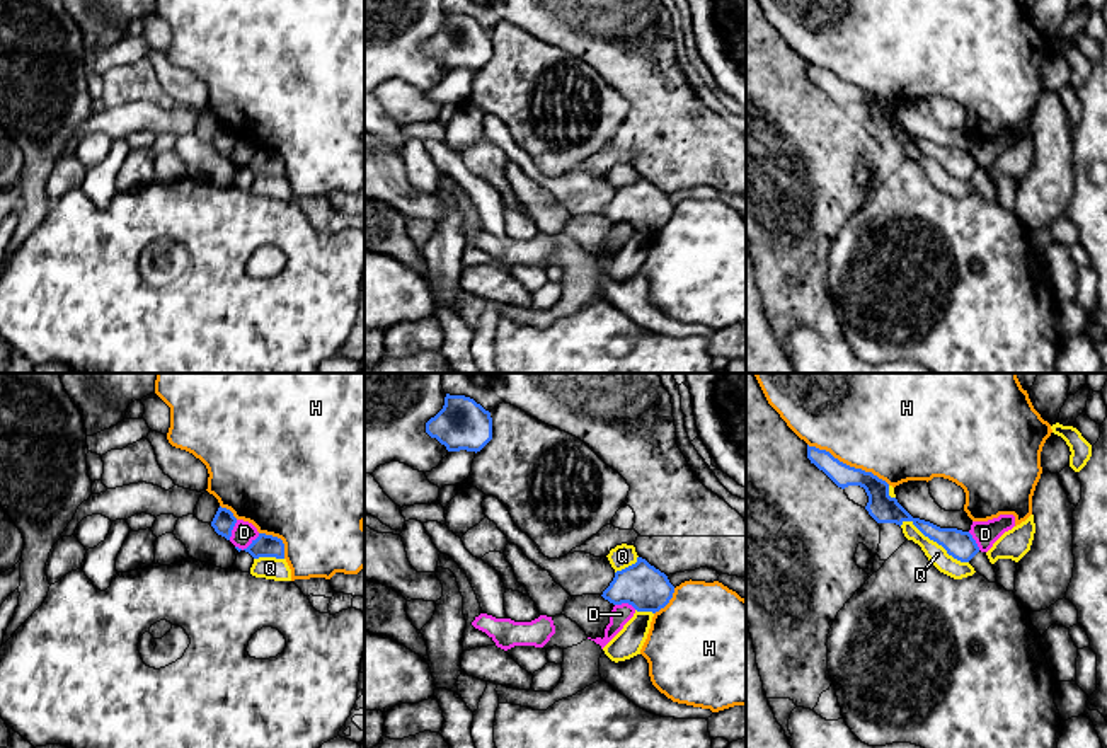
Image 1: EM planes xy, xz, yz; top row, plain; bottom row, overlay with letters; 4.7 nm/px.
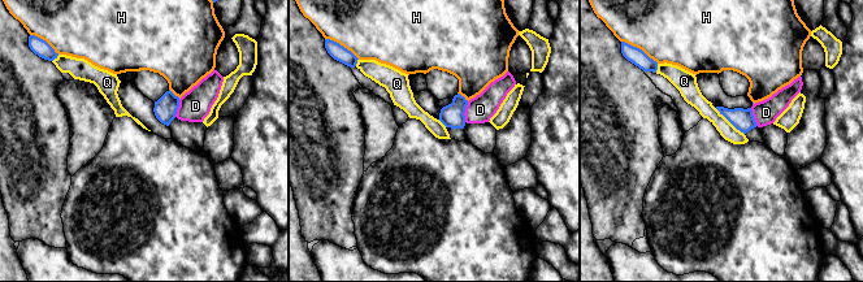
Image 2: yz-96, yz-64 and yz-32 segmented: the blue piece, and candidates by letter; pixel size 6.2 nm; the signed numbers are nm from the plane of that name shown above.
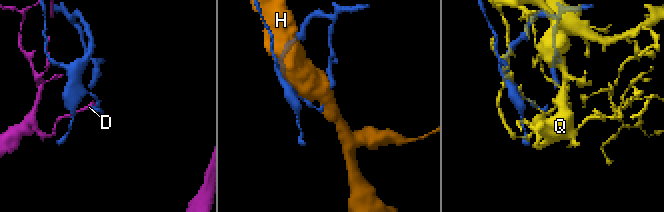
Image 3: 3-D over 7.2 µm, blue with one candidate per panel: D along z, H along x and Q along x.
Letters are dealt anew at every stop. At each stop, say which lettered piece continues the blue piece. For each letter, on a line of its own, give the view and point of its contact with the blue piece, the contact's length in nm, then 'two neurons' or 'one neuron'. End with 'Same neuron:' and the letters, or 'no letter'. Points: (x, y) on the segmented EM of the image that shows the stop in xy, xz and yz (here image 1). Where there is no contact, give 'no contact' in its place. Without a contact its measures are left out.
D: meets blue in xy at (249, 546); contact 140 nm long; two neurons
H: meets blue in yz at (848, 466); contact 440 nm long; two neurons
Q: meets blue in yz at (935, 540); contact 380 nm long; two neurons
Same neuron: no letter

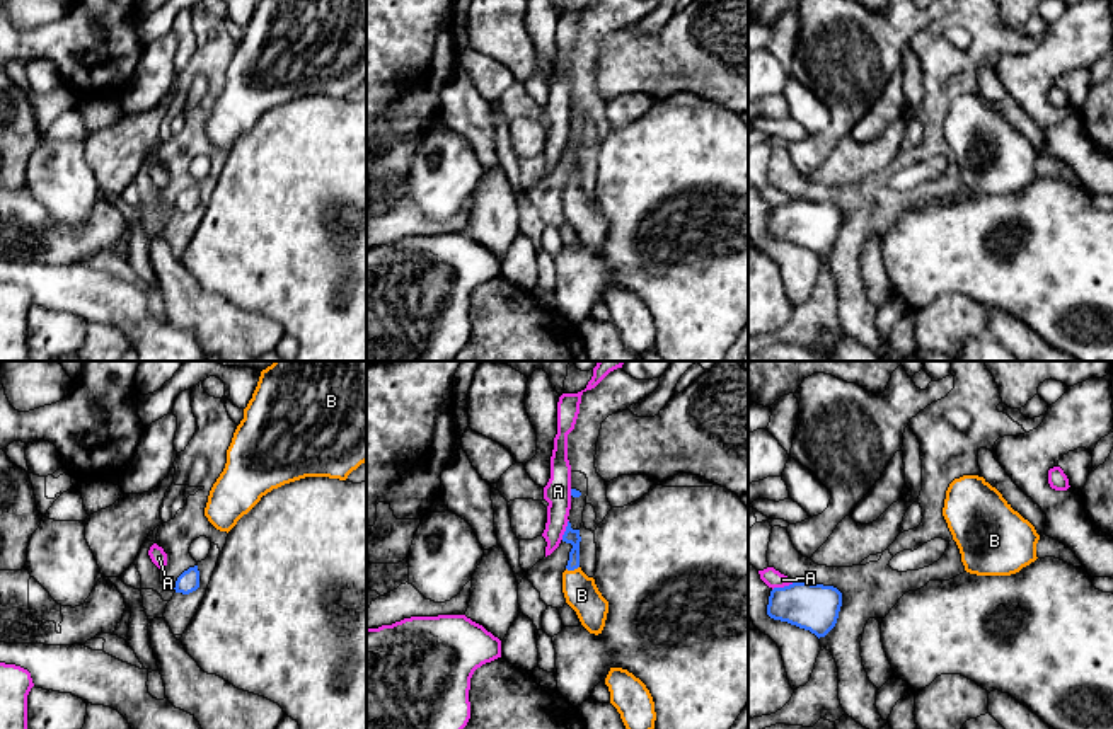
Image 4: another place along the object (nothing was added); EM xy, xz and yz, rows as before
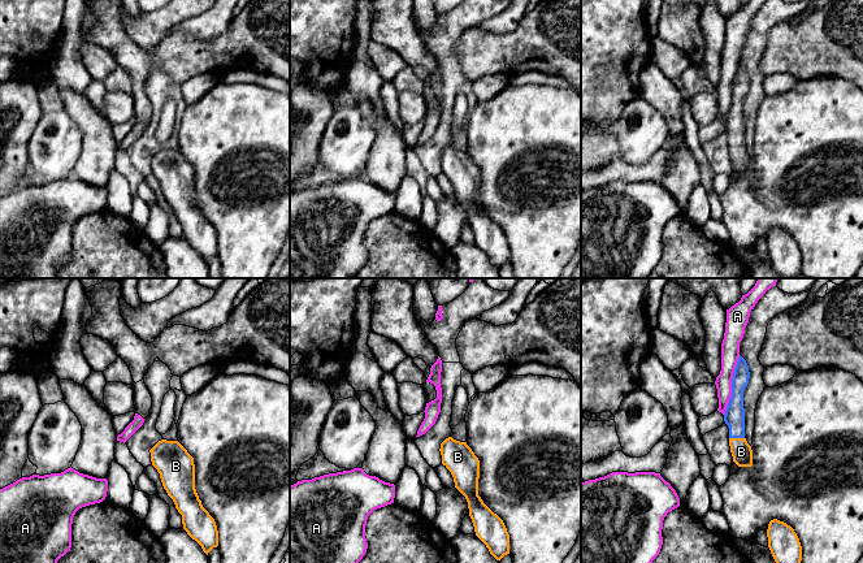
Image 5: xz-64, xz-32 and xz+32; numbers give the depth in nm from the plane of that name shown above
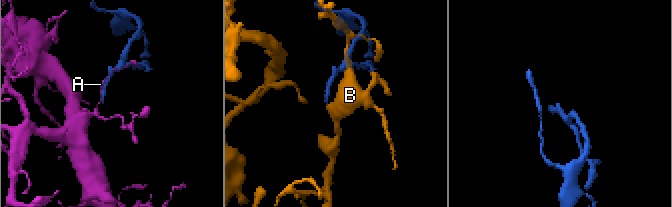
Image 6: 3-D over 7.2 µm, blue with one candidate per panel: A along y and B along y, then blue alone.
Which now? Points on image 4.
A: meets blue in yz at (784, 586); contact 110 nm long; two neurons
B: meets blue in xz at (571, 569); contact 70 nm long; one neuron
Same neuron: B

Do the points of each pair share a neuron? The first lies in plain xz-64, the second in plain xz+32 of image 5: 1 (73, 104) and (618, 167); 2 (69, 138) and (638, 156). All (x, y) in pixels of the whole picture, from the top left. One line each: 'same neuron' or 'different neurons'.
1: different neurons
2: same neuron

